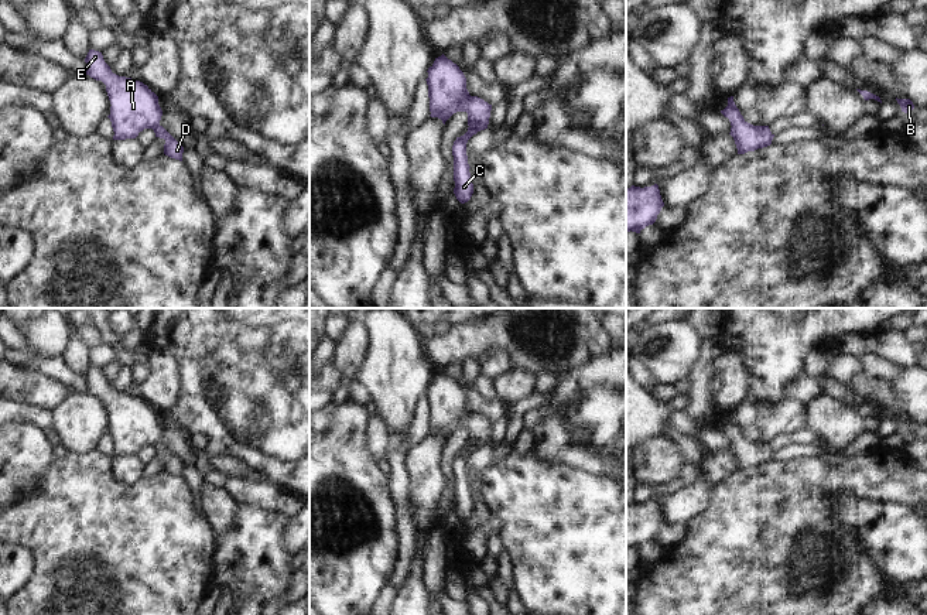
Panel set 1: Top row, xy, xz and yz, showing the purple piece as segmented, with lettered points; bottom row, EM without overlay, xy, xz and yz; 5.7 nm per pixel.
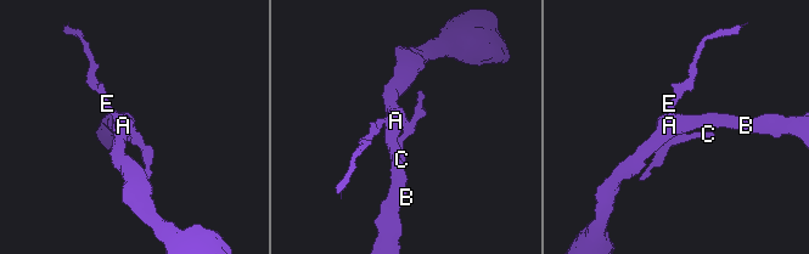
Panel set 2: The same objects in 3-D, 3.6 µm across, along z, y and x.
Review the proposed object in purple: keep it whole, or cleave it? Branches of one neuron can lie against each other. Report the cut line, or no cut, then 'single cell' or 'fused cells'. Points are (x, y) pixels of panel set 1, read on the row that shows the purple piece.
no cut; single cell

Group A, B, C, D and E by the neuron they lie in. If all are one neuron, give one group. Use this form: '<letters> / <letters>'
A B C D E

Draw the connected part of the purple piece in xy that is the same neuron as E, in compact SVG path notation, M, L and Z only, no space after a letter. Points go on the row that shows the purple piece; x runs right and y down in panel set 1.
M89 49L85 62L86 75L106 85L113 140L136 139L144 129L153 129L155 137L165 140L164 154L182 161L184 147L160 124L158 96L143 82L113 74L99 51Z

